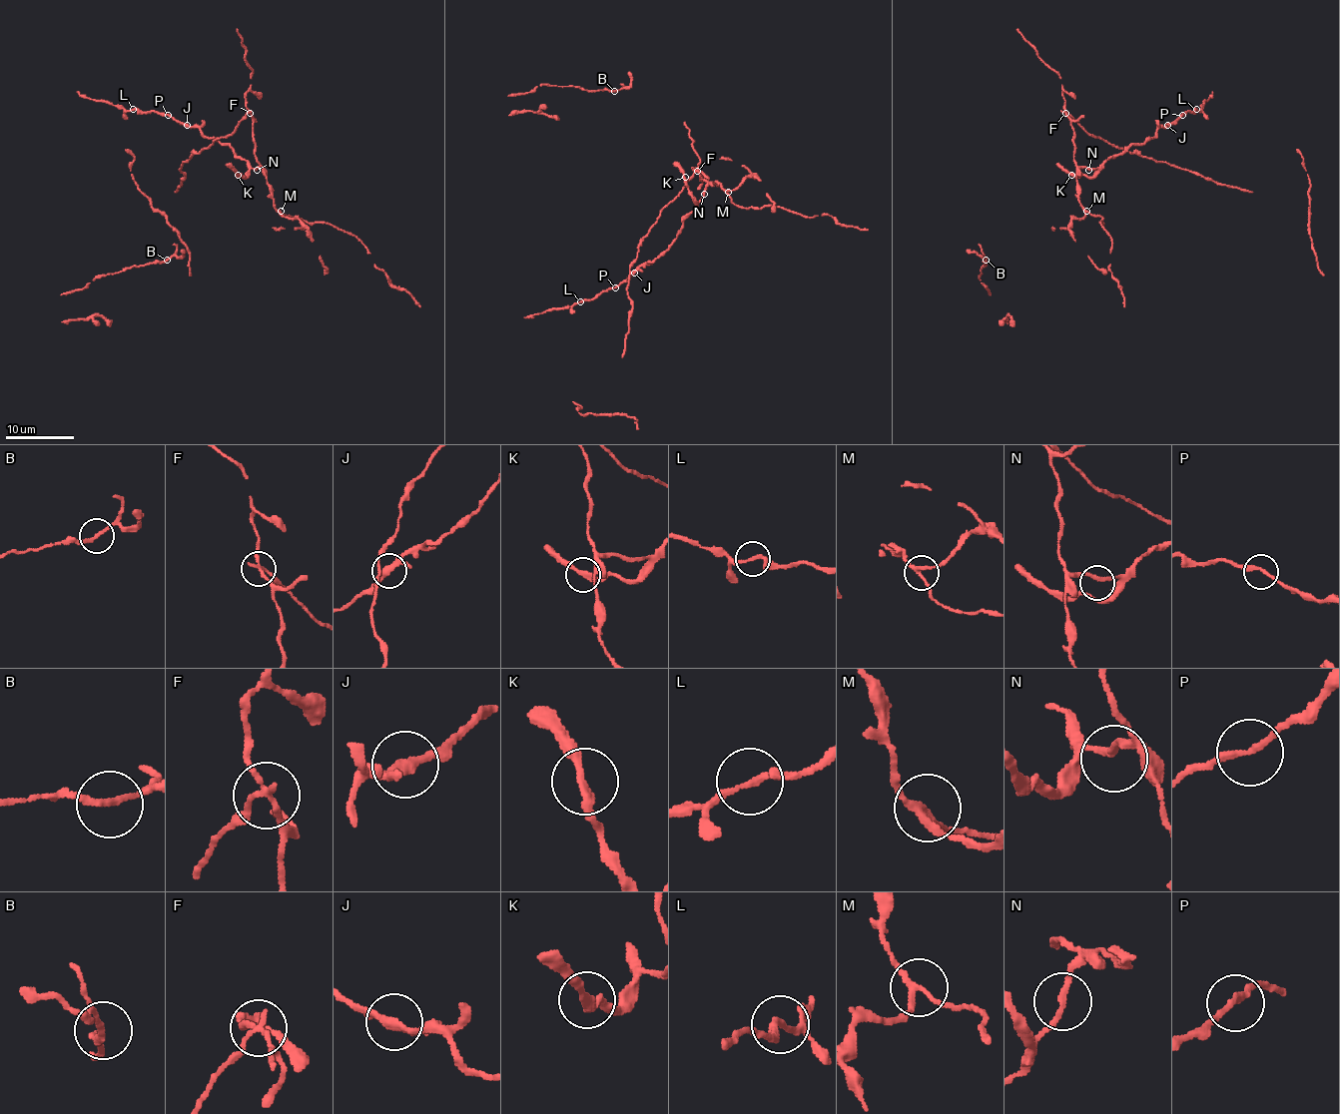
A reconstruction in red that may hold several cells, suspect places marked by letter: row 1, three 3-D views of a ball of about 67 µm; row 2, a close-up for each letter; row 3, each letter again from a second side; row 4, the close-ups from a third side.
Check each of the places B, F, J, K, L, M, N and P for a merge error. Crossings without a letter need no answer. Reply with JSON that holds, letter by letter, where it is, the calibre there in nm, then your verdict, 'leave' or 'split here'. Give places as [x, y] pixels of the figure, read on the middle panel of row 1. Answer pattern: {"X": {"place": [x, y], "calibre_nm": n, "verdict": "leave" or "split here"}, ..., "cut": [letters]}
{"B": {"place": [614, 91], "calibre_nm": 180, "verdict": "leave"}, "F": {"place": [697, 171], "calibre_nm": 160, "verdict": "split here"}, "J": {"place": [634, 273], "calibre_nm": 240, "verdict": "leave"}, "K": {"place": [685, 177], "calibre_nm": 260, "verdict": "leave"}, "L": {"place": [580, 301], "calibre_nm": 200, "verdict": "leave"}, "M": {"place": [728, 192], "calibre_nm": 180, "verdict": "leave"}, "N": {"place": [704, 194], "calibre_nm": 190, "verdict": "leave"}, "P": {"place": [615, 287], "calibre_nm": 200, "verdict": "leave"}, "cut": ["F"]}

